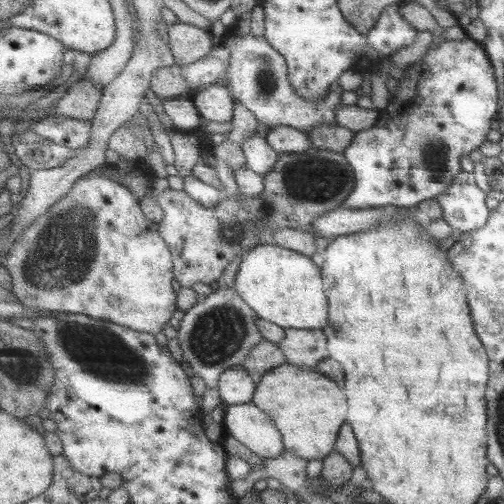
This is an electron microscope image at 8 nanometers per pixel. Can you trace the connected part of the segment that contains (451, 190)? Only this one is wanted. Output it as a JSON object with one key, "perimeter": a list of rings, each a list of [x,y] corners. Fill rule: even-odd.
{"perimeter":[[[463,171],[436,200],[444,210],[444,220],[463,234],[488,224],[492,212],[488,197],[488,192],[477,184],[475,174]]]}

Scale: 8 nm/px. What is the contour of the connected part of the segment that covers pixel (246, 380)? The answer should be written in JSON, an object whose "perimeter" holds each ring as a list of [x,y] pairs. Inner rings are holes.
{"perimeter":[[[242,365],[231,367],[220,378],[220,391],[224,406],[248,403],[254,399],[258,382]]]}

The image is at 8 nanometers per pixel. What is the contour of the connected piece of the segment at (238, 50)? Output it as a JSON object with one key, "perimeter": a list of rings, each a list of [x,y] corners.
{"perimeter":[[[250,32],[244,36],[239,33],[230,36],[221,51],[229,62],[227,82],[232,95],[253,111],[263,125],[268,128],[285,125],[306,133],[322,124],[337,125],[336,108],[343,103],[343,87],[339,82],[332,84],[322,101],[303,98],[290,81],[288,61],[283,54],[273,48],[265,37],[257,38]]]}

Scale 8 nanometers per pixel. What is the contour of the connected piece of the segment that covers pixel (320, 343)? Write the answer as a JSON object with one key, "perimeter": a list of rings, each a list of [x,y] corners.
{"perimeter":[[[285,328],[285,341],[279,348],[288,358],[288,362],[296,365],[317,367],[331,352],[328,335],[324,329]]]}

